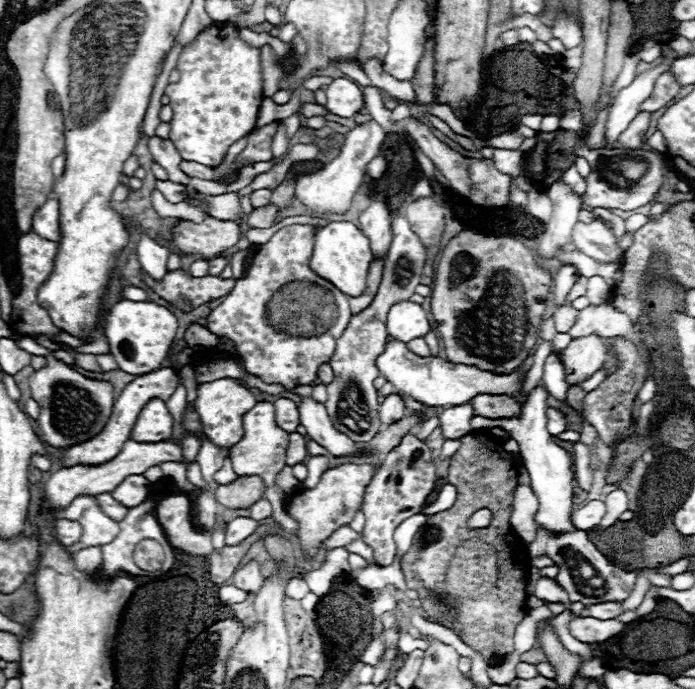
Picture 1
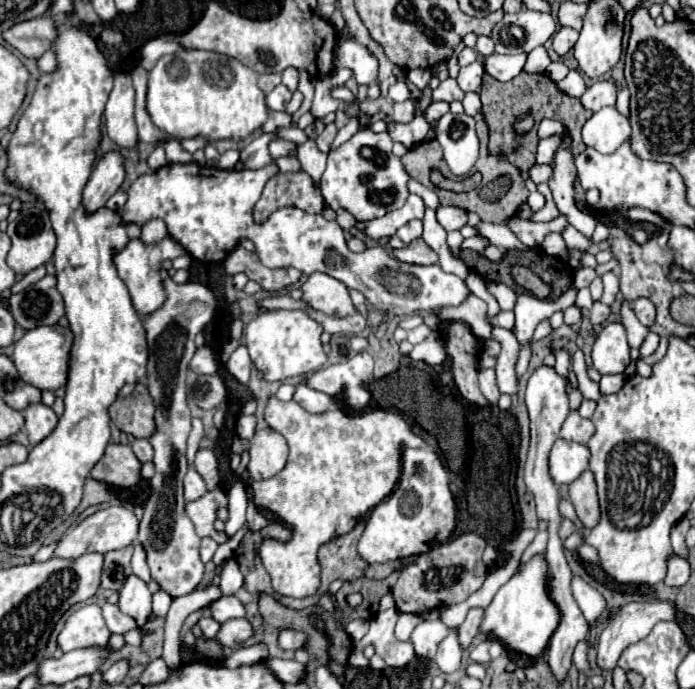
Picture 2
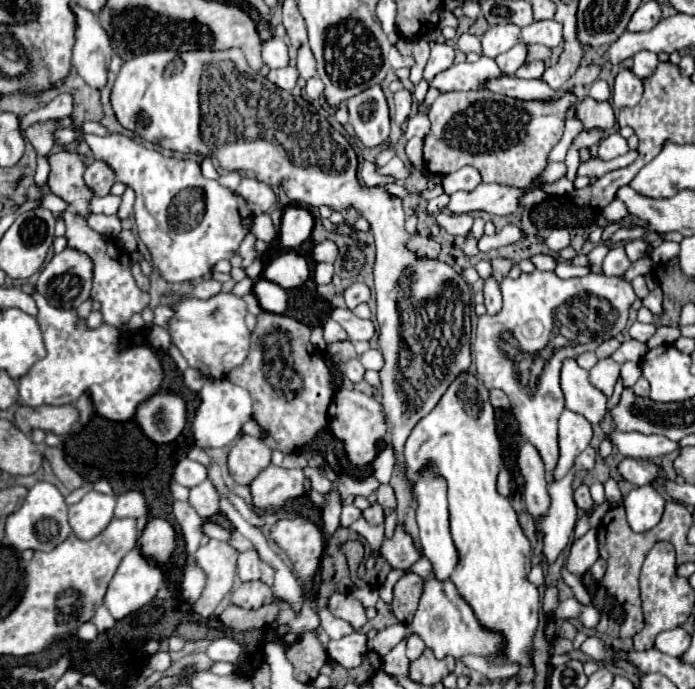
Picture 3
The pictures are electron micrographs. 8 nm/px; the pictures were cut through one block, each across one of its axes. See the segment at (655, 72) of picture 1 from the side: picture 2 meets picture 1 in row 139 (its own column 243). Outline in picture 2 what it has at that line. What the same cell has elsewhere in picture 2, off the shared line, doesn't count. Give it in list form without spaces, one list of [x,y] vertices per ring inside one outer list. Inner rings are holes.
[[[222,596],[220,600],[216,600],[212,604],[210,610],[212,610],[214,620],[218,620],[220,624],[226,620],[232,620],[232,618],[246,618],[244,604],[234,596]]]

